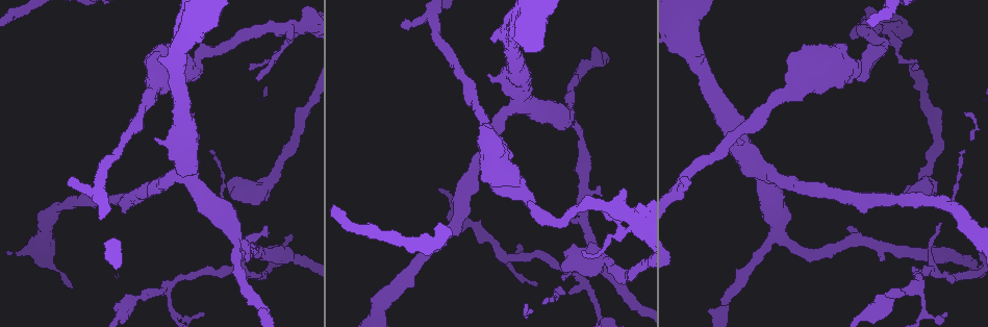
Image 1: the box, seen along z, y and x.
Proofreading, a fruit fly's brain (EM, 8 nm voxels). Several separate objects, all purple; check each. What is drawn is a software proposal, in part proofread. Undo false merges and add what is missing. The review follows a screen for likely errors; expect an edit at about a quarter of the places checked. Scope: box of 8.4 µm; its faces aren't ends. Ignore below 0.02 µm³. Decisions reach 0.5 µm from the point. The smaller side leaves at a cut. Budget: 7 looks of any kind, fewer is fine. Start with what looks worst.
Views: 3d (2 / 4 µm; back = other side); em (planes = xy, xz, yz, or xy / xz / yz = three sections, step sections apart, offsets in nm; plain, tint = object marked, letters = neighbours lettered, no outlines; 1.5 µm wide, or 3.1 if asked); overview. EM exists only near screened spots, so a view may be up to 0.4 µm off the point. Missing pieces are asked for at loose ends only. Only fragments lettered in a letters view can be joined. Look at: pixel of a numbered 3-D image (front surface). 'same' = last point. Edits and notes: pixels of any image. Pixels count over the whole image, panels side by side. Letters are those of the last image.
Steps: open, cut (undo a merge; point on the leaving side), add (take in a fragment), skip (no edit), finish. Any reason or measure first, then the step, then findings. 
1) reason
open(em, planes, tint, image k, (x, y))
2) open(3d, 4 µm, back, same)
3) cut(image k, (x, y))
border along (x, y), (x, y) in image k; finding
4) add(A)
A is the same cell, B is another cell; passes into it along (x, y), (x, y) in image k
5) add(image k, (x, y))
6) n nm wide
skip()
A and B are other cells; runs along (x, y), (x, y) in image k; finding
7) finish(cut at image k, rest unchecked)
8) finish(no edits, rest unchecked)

sudden change in width
open(3d, 4 µm, image 1, (296, 27))

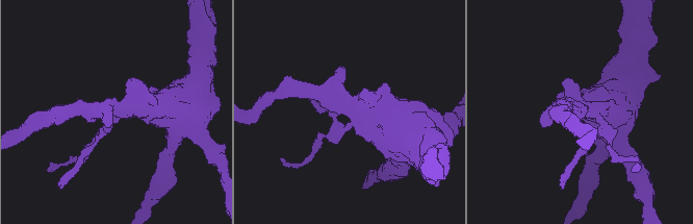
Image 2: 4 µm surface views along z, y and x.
open(em, xz, step 4, tint, image 2, (348, 108))

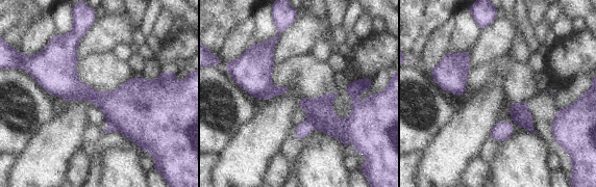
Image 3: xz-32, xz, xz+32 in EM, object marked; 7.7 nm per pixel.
another direction
open(em, planes, letters, same)

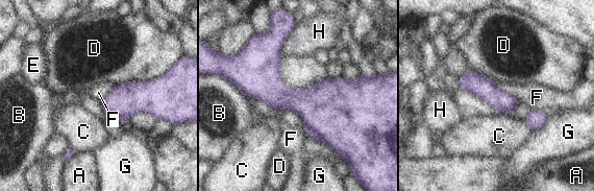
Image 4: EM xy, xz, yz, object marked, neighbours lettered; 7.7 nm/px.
D touches over 380 nm
cut(image 4, (311, 134))
A, B, C, D, E, F, G and H are other cells; two neurons meet here

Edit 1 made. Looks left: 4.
see it whole again
open(overview)

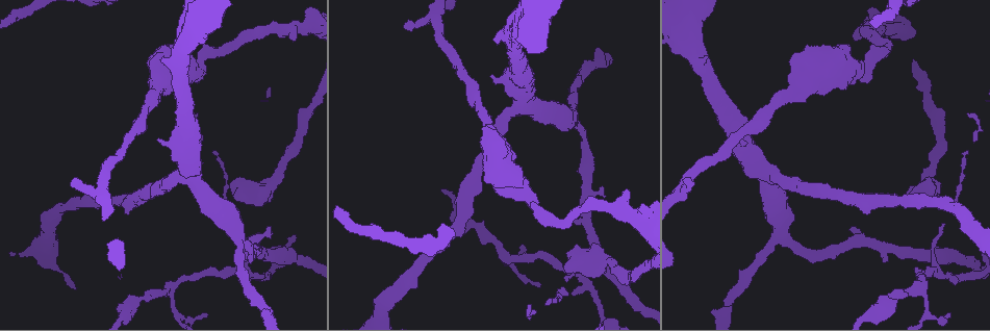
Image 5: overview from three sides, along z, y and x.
a fork
open(3d, 2 µm, image 5, (106, 187))

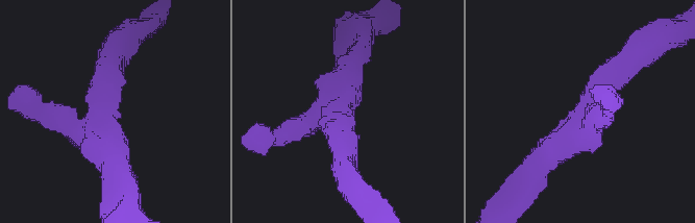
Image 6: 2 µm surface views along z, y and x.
need the tissue
open(em, planes, letters, image 6, (341, 117))

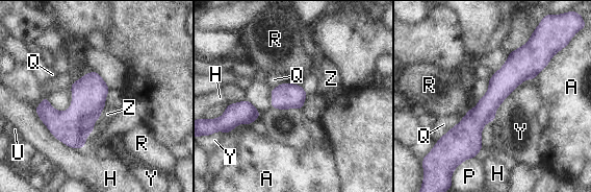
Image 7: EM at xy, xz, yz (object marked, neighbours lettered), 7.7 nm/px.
skip()
A, H, P, Q, R, U, Y and Z are other cells; border along (517, 86), (495, 111), (494, 117) in image 7; all the same neuron

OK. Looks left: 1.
finish(cut at image 4, rest unchecked)

